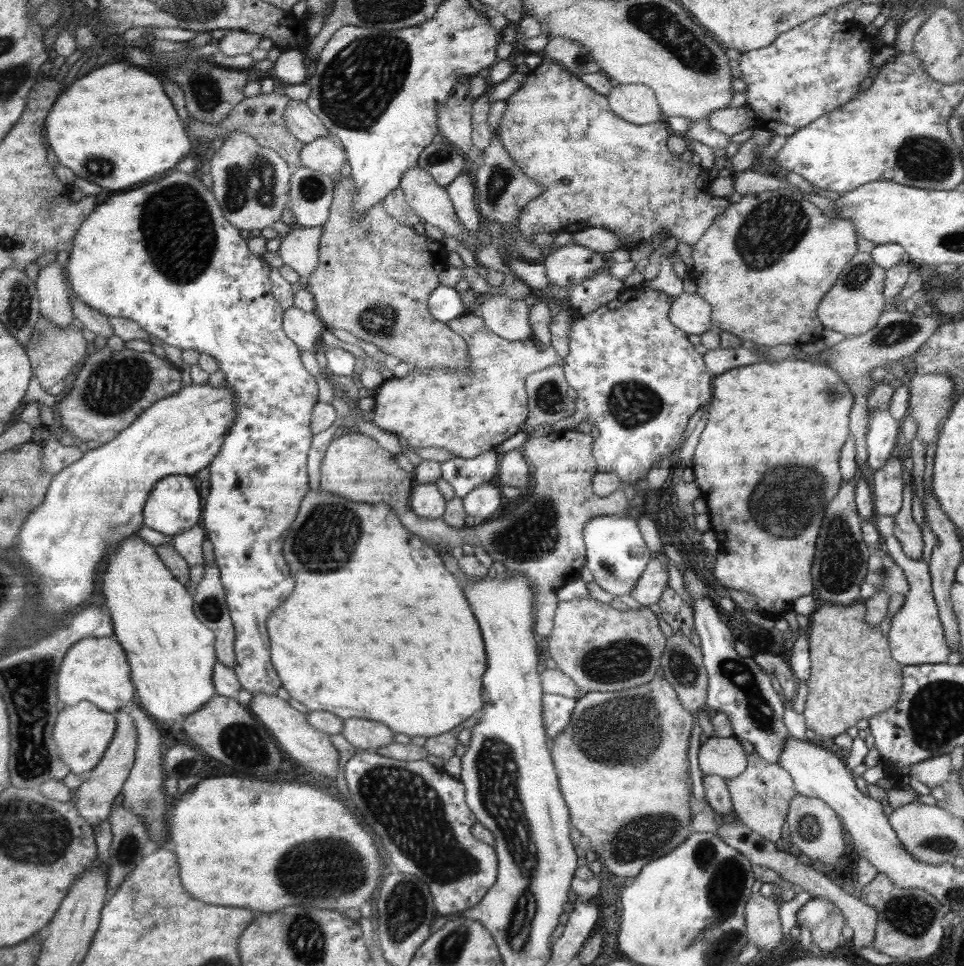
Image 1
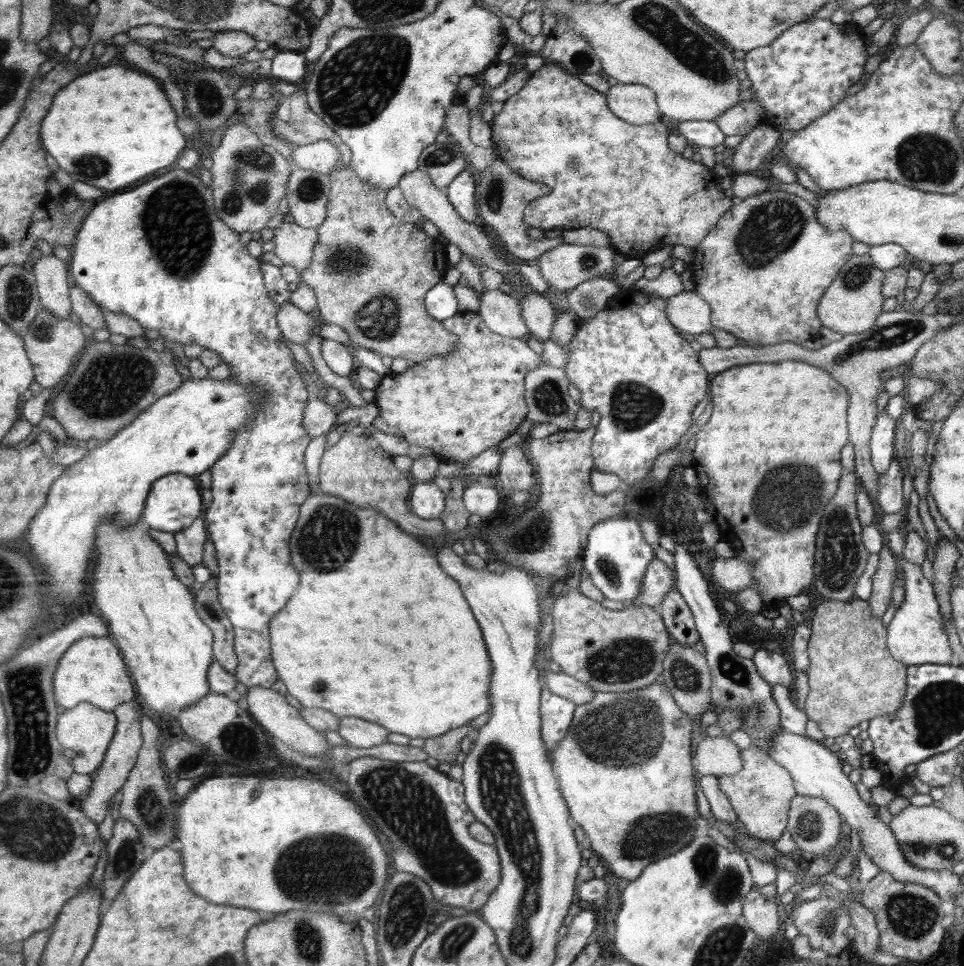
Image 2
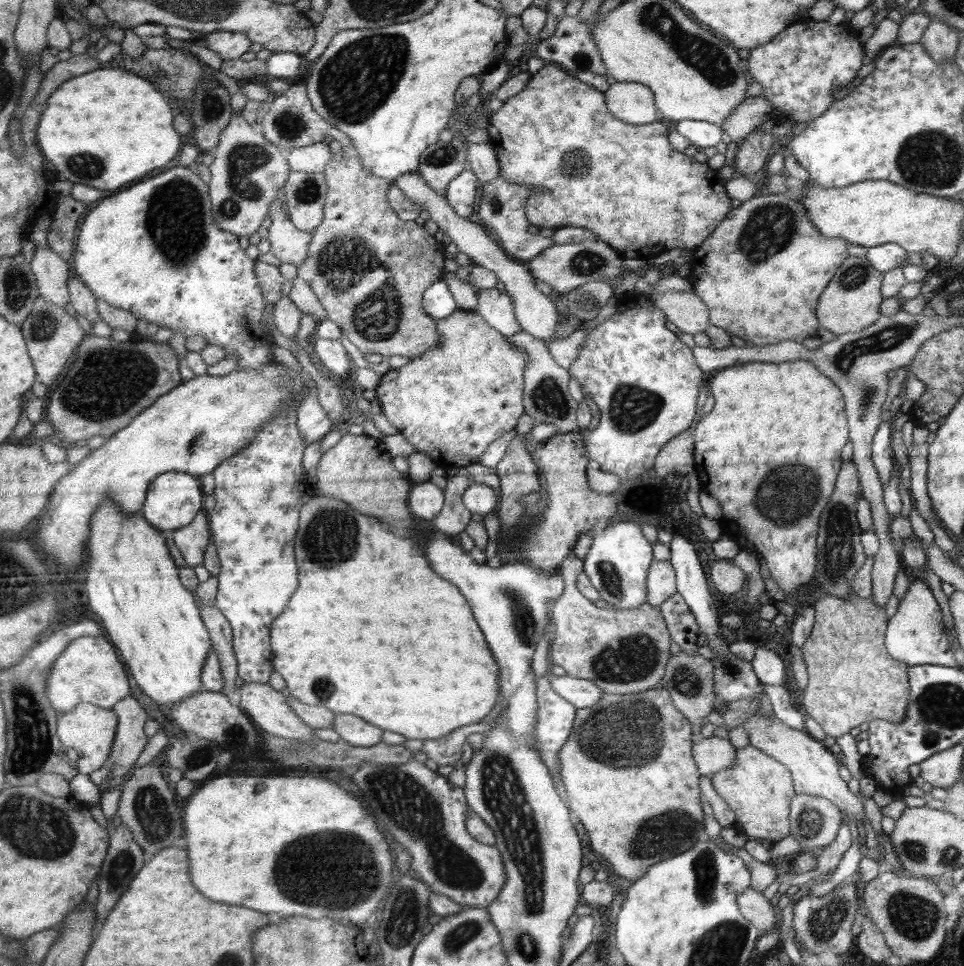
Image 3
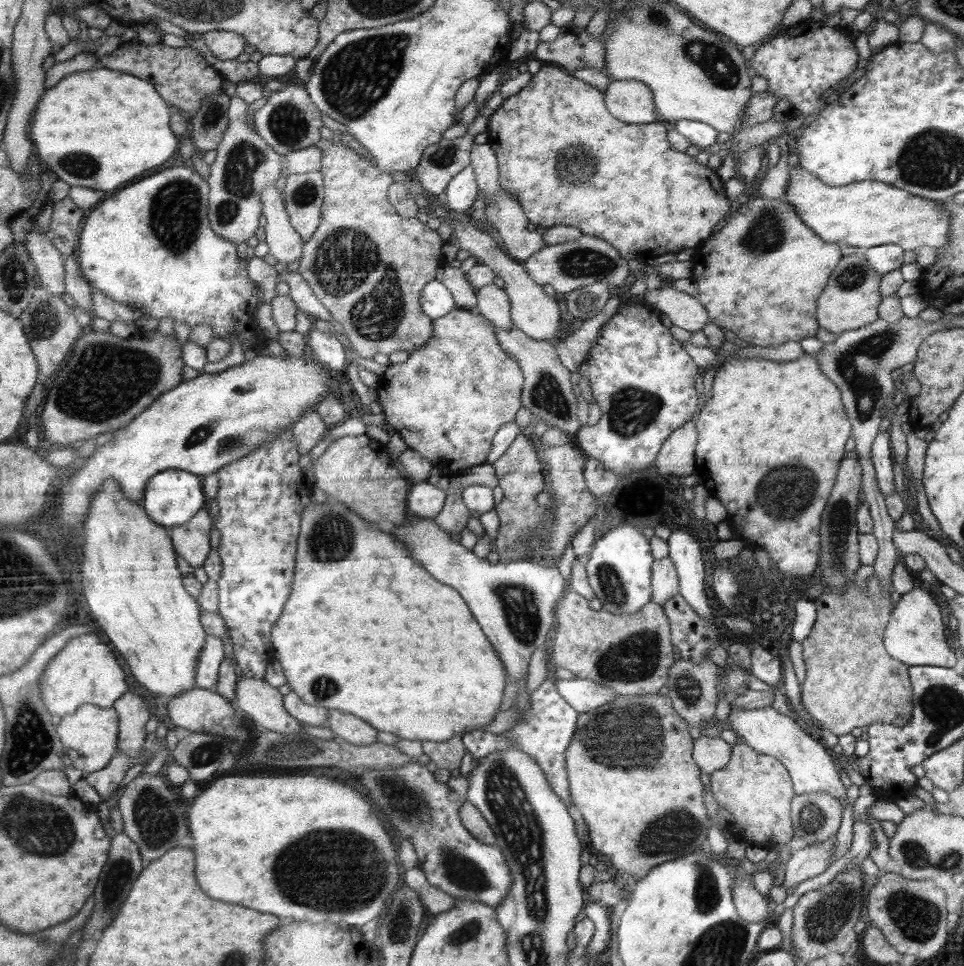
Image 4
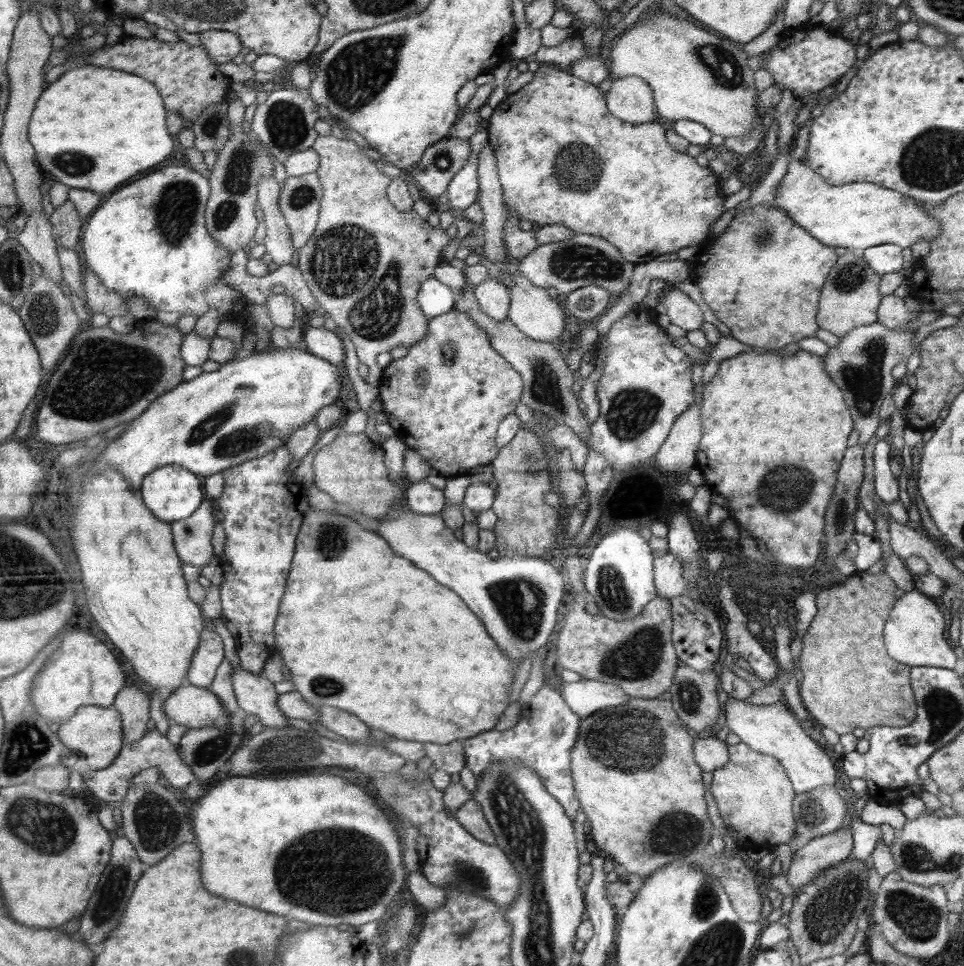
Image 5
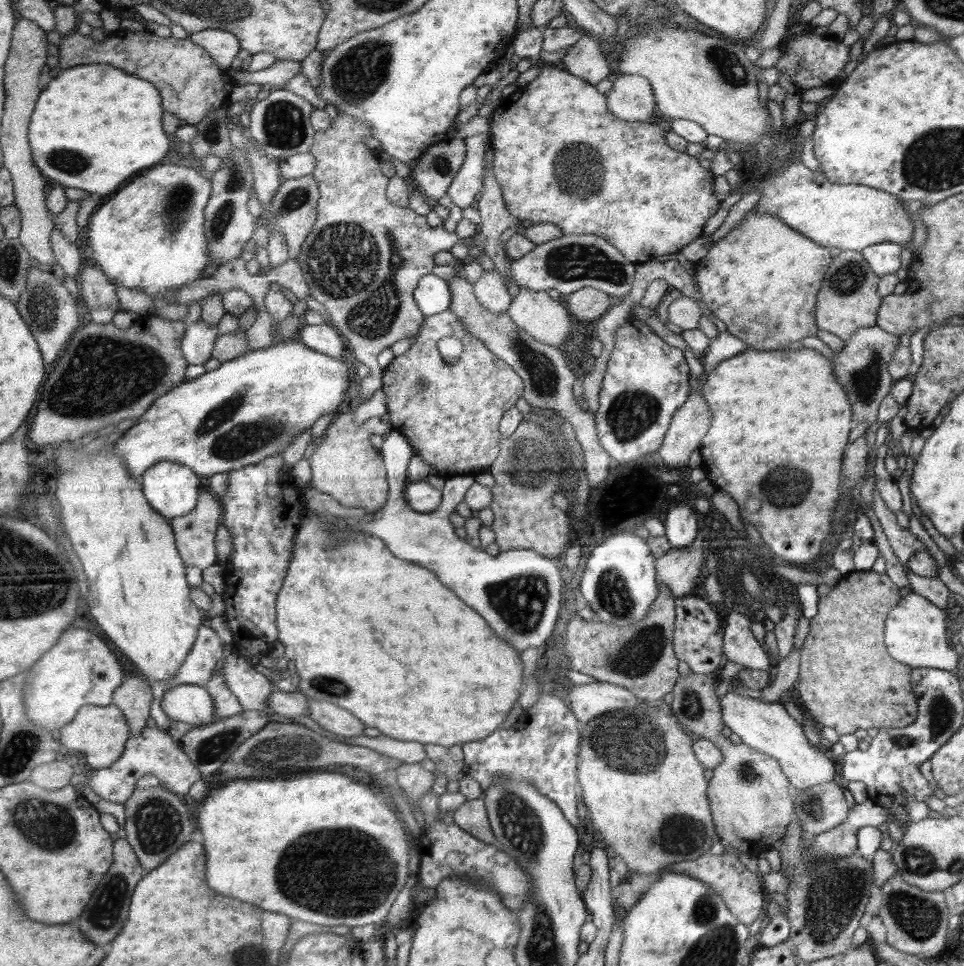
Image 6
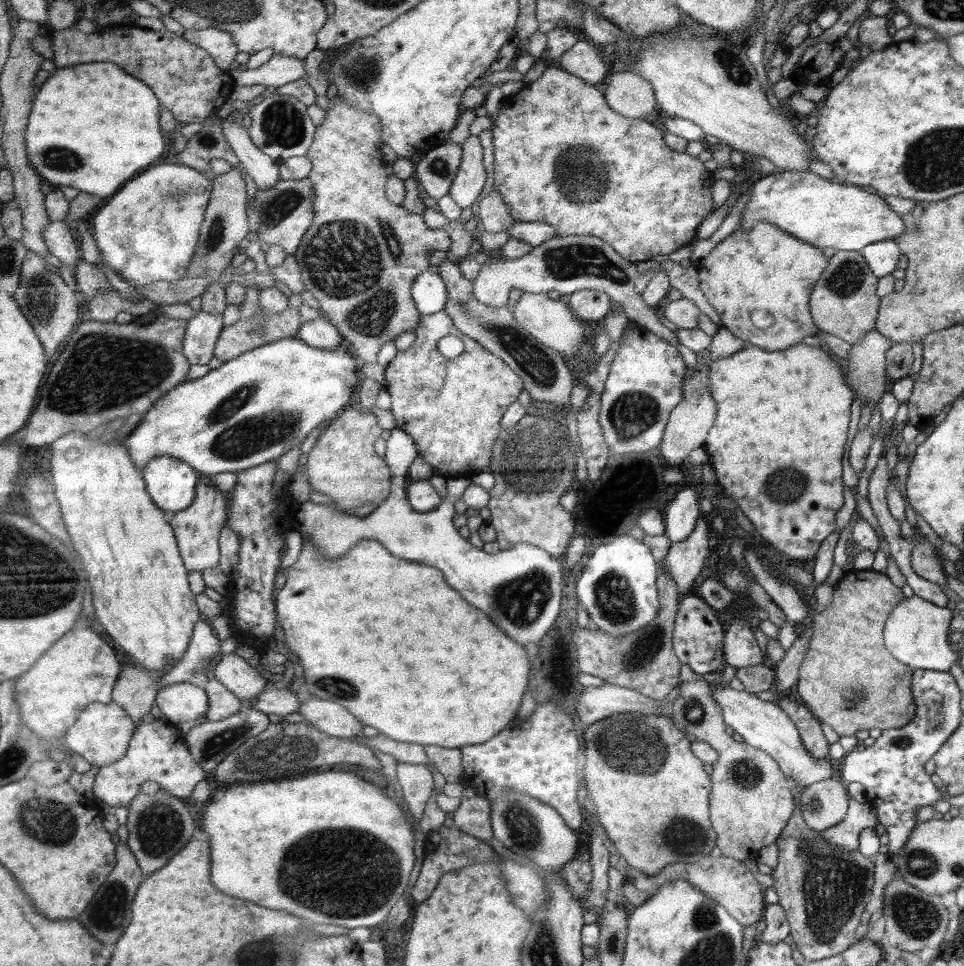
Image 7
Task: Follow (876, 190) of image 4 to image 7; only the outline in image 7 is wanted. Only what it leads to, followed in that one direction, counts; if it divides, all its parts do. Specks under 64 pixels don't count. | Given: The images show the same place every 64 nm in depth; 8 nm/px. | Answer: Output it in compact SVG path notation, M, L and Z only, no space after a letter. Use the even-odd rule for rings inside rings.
M808 168L802 172L792 172L791 170L781 173L772 172L752 186L752 194L743 206L738 227L750 230L759 220L775 224L790 236L795 236L798 240L803 240L812 246L821 249L834 248L836 251L860 252L861 248L867 244L886 239L894 240L903 235L905 229L902 217L892 211L882 197L868 193L856 185L842 185L824 179Z

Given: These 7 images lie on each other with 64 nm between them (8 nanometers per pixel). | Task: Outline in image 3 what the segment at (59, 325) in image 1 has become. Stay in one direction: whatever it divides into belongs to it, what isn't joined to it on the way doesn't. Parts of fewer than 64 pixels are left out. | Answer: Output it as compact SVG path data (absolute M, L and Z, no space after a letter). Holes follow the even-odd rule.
M37 247L29 264L35 275L39 295L65 310L70 303L68 293L70 263L62 260L50 247Z

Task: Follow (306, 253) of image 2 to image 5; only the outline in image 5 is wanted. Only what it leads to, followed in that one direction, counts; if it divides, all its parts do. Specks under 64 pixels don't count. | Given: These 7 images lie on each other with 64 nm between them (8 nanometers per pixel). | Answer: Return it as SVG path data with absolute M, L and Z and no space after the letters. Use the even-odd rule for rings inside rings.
M272 175L262 177L257 184L257 203L264 212L267 254L277 265L286 265L291 263L297 248L292 246L290 229L278 206L281 185Z

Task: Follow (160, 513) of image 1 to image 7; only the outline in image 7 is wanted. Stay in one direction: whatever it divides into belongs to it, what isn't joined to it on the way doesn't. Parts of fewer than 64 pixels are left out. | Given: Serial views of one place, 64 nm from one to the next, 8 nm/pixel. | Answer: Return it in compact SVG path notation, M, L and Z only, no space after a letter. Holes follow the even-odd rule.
M158 455L141 468L141 475L152 502L166 514L183 511L192 504L198 472L189 464Z

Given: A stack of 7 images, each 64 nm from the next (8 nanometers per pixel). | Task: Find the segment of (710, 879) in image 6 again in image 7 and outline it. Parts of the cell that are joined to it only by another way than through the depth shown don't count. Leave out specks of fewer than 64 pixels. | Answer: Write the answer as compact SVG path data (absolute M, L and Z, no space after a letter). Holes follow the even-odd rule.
M708 855L698 862L667 864L662 872L651 876L650 880L654 884L654 892L656 889L660 889L662 885L666 885L668 881L688 881L690 885L700 889L706 897L723 906L730 916L735 917L744 926L750 927L762 919L765 905L764 886L758 883L754 874L743 862L734 860L729 856L722 855L716 858Z

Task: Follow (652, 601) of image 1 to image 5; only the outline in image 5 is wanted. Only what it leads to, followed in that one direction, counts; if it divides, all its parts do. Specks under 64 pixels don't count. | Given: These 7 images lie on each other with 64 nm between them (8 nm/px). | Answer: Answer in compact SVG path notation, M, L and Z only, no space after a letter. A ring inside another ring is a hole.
M674 553L653 559L657 595L665 599L686 595L689 588L684 578L684 569L683 562Z

